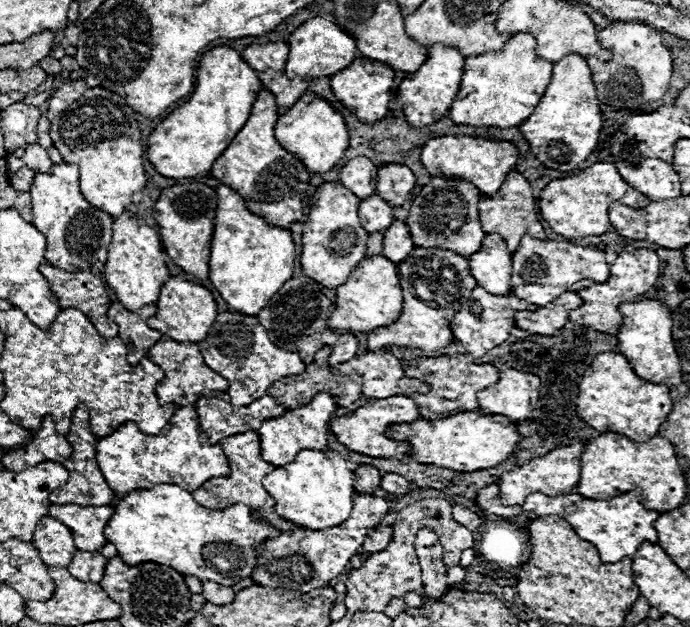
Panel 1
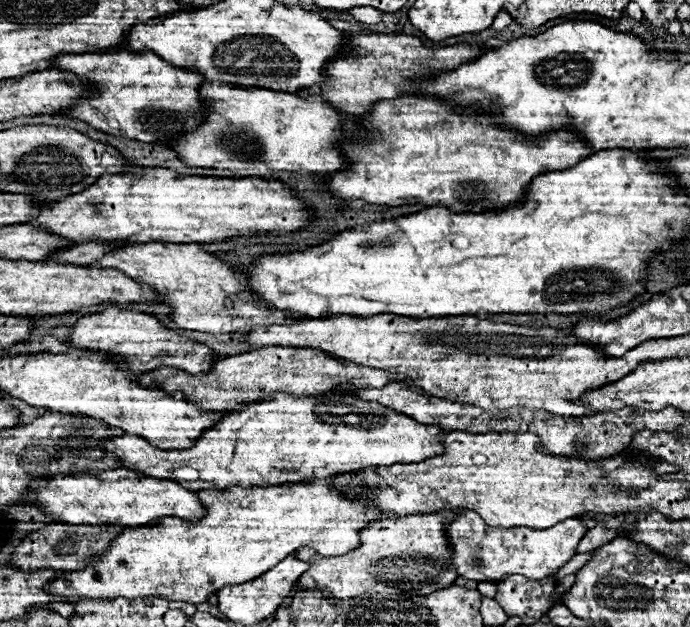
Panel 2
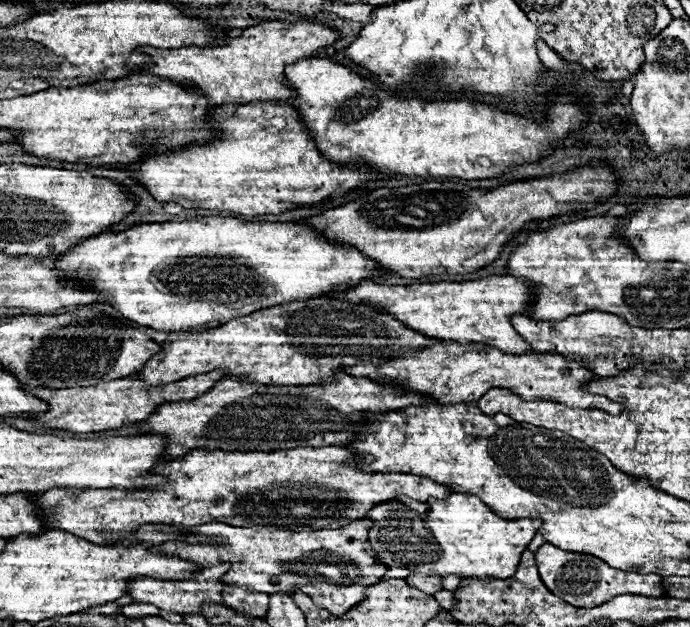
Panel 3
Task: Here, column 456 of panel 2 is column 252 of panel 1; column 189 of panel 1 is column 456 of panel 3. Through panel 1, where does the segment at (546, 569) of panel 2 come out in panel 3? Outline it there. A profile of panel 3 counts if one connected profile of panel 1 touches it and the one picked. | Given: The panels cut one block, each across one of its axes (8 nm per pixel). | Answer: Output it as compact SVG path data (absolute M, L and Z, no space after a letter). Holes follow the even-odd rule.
M450 492L444 500L428 498L420 502L398 498L382 502L368 510L366 520L372 522L368 530L368 552L382 564L424 576L456 574L460 578L510 578L516 572L522 552L542 524L534 518L500 518L478 496L460 492Z

